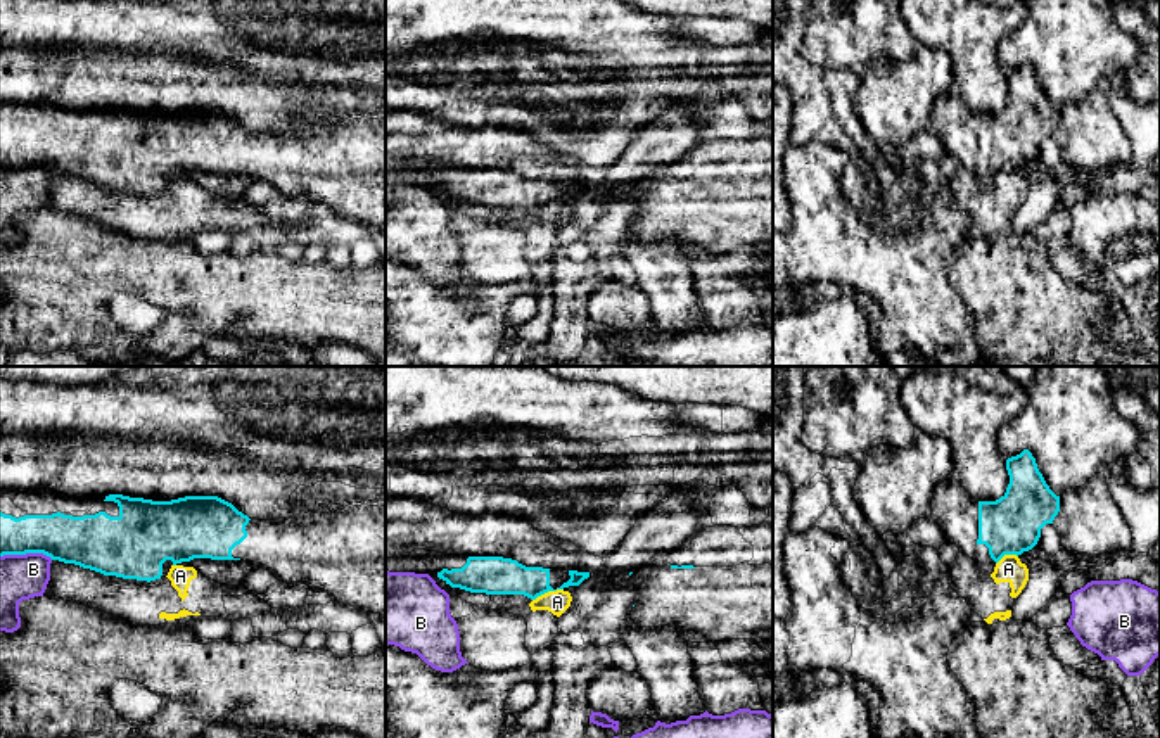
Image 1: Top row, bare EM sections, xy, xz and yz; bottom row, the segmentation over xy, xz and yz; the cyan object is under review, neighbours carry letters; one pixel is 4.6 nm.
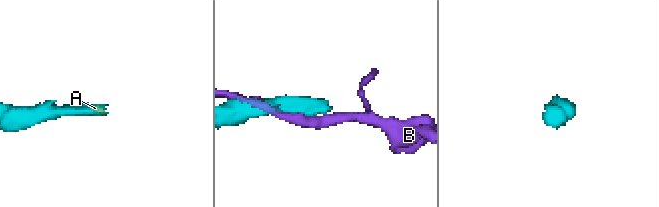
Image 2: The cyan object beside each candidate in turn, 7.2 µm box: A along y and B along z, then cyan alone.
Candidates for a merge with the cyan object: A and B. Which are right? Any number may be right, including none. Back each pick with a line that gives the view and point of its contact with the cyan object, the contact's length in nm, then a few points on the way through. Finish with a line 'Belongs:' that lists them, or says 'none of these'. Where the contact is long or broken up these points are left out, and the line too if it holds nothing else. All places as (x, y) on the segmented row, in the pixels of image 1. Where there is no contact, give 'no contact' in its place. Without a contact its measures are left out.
Belongs: none of these

